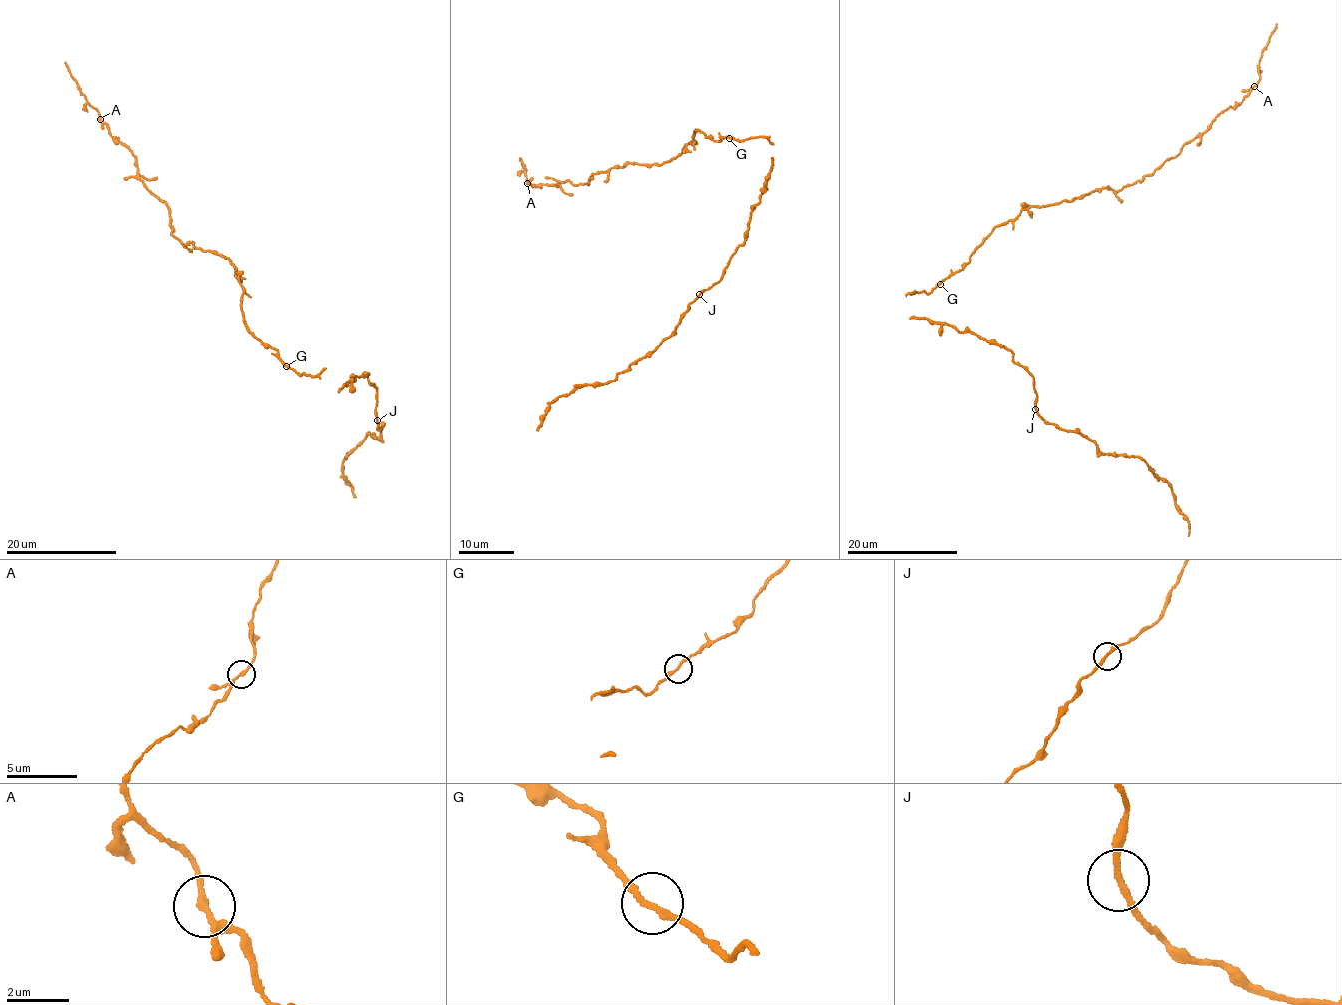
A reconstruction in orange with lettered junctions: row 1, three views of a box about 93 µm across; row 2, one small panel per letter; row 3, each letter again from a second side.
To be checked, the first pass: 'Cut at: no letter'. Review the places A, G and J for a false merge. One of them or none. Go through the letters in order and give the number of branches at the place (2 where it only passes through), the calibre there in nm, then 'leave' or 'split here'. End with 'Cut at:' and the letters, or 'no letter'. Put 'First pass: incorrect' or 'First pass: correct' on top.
First pass: correct
A: 3 | 170 nm | leave
G: 2 | 190 nm | leave
J: 2 | 200 nm | leave
Cut at: no letter

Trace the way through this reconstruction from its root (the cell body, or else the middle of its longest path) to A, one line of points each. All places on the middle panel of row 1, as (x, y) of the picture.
A: (728, 137), (712, 140), (697, 129), (692, 142), (661, 164), (627, 162), (596, 171), (588, 184), (527, 183)

